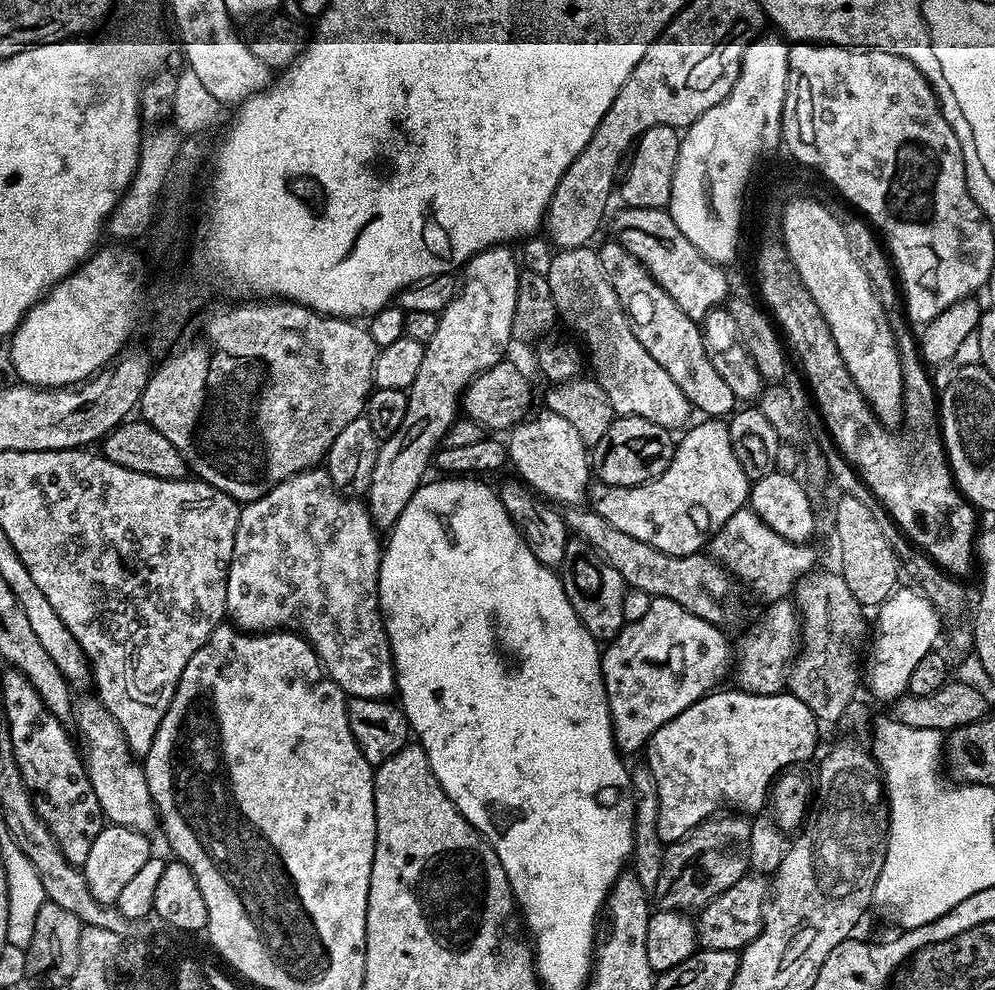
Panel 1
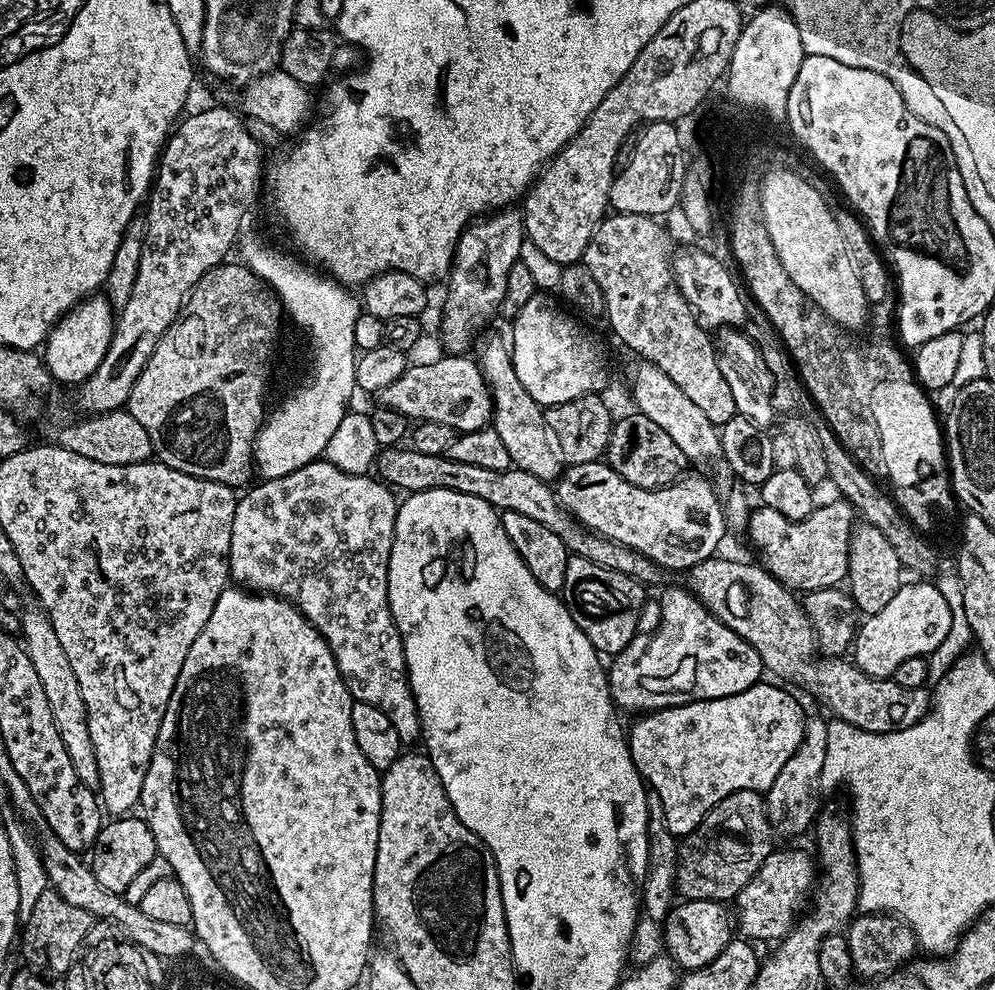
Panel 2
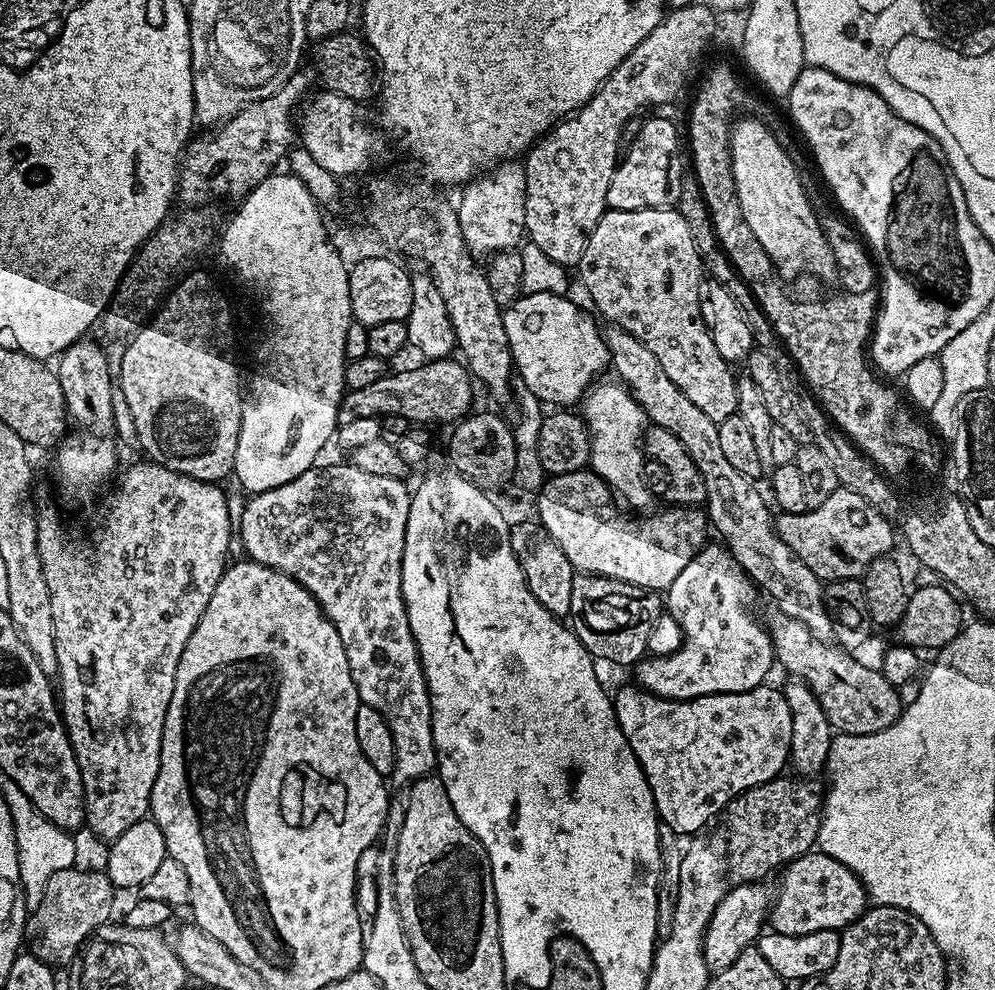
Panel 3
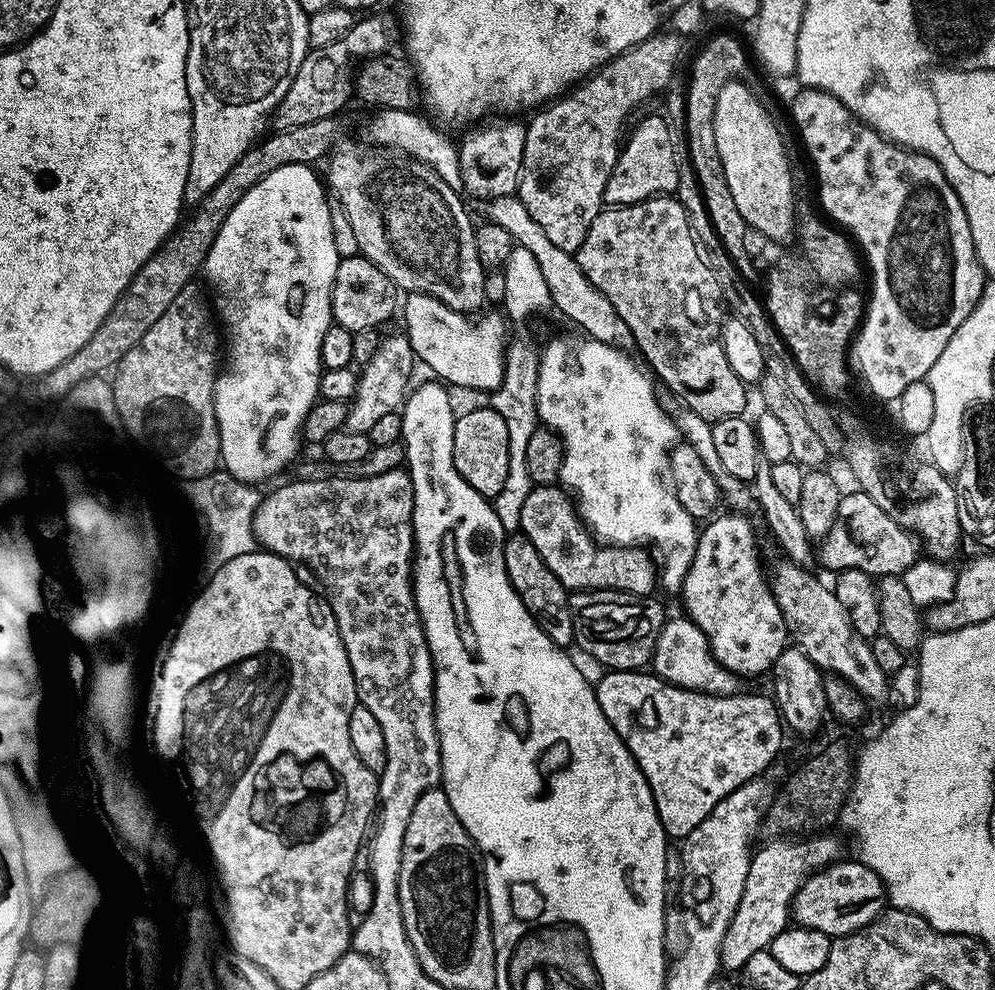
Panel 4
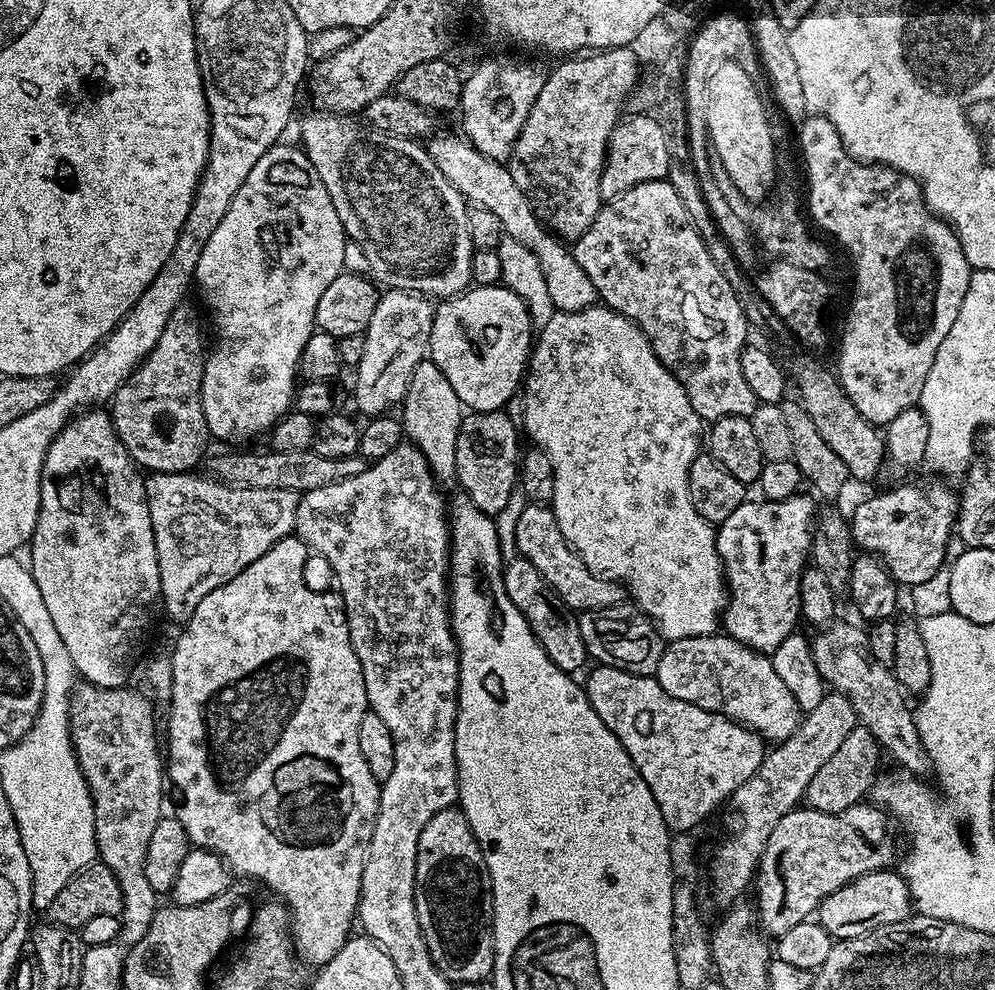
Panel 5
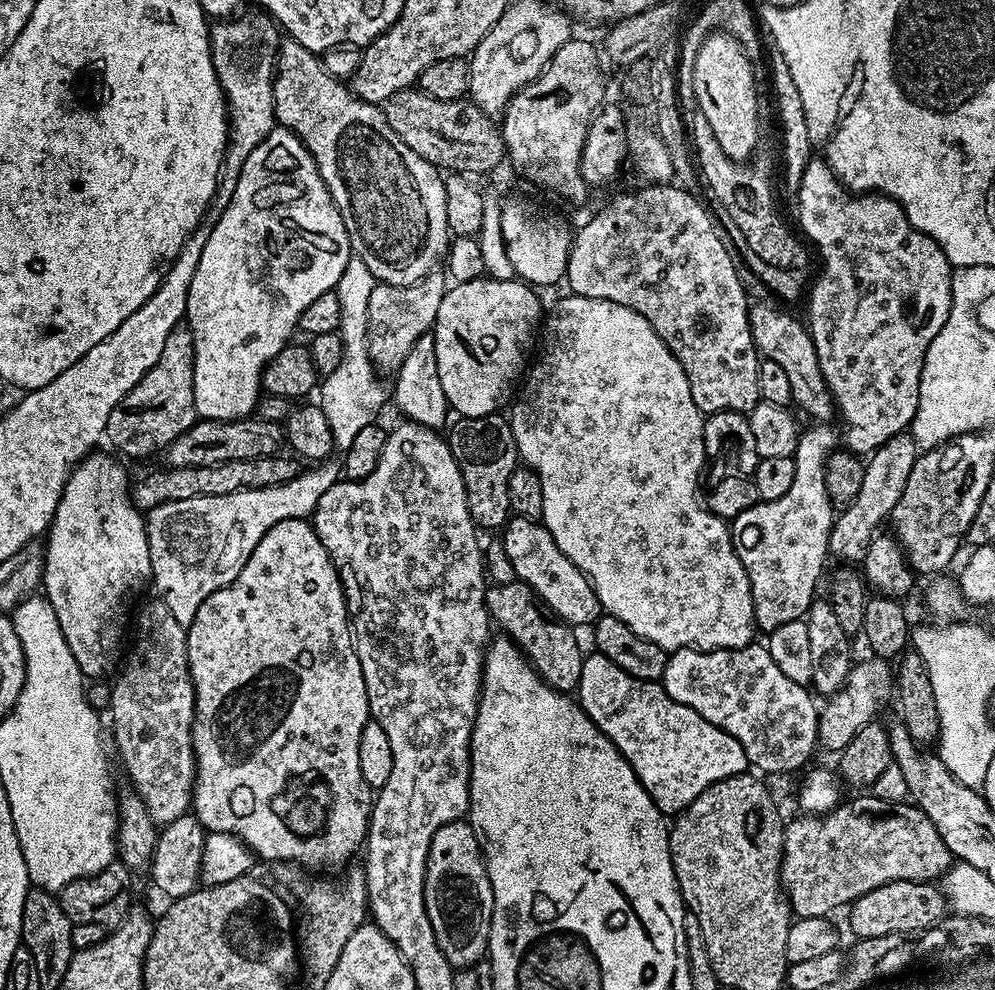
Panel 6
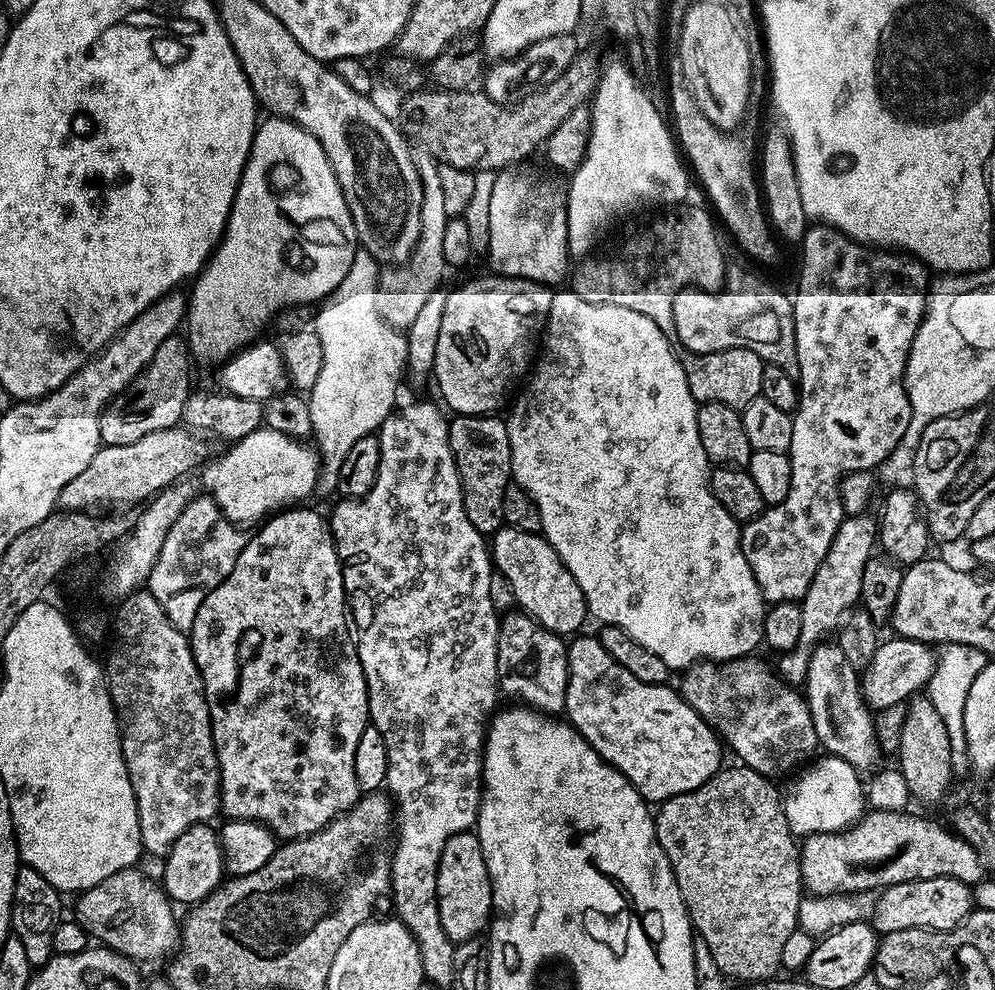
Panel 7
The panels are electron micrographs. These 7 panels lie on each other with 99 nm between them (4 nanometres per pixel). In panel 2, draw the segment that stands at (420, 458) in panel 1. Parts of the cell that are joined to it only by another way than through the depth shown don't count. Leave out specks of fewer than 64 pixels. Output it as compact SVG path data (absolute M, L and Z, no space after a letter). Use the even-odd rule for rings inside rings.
M497 210L465 228L459 242L456 243L456 253L452 256L452 267L446 277L448 297L444 300L444 317L440 320L440 340L447 351L452 354L464 354L469 351L472 343L475 345L476 332L480 332L492 320L492 315L500 312L500 304L506 294L506 278L515 264L520 263L519 251L526 239L524 217L516 210Z

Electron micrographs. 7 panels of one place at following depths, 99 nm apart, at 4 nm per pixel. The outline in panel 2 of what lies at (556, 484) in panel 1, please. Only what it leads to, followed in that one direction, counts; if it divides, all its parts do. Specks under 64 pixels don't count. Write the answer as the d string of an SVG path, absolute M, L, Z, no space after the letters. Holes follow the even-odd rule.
M492 336L484 345L481 343L478 363L484 381L492 392L492 411L494 427L498 438L502 438L506 450L510 453L513 465L534 474L539 480L555 481L562 471L562 457L544 422L544 408L526 392L519 382L512 365L512 353L509 345L500 336Z

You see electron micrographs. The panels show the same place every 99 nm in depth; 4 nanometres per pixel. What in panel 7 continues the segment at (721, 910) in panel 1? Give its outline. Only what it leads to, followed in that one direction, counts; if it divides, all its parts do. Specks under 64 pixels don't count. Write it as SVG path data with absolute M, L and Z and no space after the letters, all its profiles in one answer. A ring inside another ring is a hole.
M926 878L891 884L875 897L870 923L877 933L887 934L911 928L929 928L945 932L957 928L974 910L974 892L954 878Z

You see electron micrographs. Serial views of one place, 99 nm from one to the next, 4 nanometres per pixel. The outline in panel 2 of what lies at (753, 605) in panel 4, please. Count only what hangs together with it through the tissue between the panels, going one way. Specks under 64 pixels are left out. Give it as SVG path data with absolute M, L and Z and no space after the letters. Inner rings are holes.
M687 587L668 588L664 593L659 593L658 599L662 606L662 616L651 636L636 635L622 651L611 657L612 668L610 664L607 669L608 685L617 709L624 711L625 708L635 714L647 714L695 700L713 700L742 694L750 686L761 683L763 676L760 675L765 675L766 669L758 658L758 650L734 634L730 626L714 618L714 614L710 614L710 610L706 610L706 606L702 606L702 602Z

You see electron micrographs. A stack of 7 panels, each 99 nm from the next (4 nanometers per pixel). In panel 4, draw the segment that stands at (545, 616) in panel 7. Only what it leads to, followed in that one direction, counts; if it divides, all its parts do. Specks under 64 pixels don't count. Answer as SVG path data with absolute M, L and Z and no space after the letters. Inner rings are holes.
M550 484L532 487L522 507L519 531L538 550L538 554L542 554L546 566L554 570L554 576L566 589L629 592L635 596L652 596L657 591L657 561L643 547L598 546L580 519L573 497L563 487Z

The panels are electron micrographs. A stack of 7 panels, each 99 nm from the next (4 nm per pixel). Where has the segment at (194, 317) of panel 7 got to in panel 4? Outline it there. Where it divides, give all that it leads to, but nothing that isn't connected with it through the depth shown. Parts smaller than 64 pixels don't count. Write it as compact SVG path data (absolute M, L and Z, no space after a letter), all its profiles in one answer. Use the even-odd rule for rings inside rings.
M306 164L278 166L278 170L270 170L270 174L266 174L256 185L251 186L245 196L241 198L241 201L230 210L229 216L222 222L222 226L218 230L202 265L203 274L208 275L210 283L216 284L216 292L220 295L217 300L214 300L215 315L218 317L222 328L222 323L224 323L224 328L228 331L228 340L226 336L226 355L222 360L222 371L217 375L216 385L214 386L214 404L220 430L222 468L223 471L227 472L234 479L253 486L260 486L263 480L268 480L271 476L278 475L295 458L296 451L299 450L300 444L302 445L302 429L306 418L313 406L321 399L320 378L322 365L320 362L320 351L322 350L322 342L326 338L328 329L334 323L332 319L332 287L334 286L334 278L342 257L340 257L338 250L334 246L334 230L332 229L334 219L334 213L332 213L333 205L330 203L329 193L326 191L321 177L320 180L316 177L316 170L315 167Z

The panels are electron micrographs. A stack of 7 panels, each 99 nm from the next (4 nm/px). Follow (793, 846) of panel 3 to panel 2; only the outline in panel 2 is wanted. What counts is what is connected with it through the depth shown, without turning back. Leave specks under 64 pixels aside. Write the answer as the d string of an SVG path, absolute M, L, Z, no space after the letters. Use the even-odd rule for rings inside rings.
M743 788L737 792L726 794L722 802L718 802L704 815L700 827L689 836L683 837L677 847L675 891L681 892L684 900L719 900L735 901L736 896L754 878L754 874L762 866L762 862L774 850L774 833L768 822L766 800L761 793Z

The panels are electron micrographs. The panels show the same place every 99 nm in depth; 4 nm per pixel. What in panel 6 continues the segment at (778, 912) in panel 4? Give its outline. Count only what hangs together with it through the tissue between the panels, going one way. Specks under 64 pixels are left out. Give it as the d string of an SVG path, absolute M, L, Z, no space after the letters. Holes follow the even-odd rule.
M856 794L853 800L845 799L836 805L830 812L820 814L800 814L797 820L788 820L784 830L784 853L782 854L782 862L780 863L780 883L782 885L783 895L786 897L791 911L797 917L802 916L822 916L831 917L835 908L843 909L845 906L851 905L853 900L858 899L862 894L866 894L870 890L874 890L878 886L882 886L886 882L894 882L895 880L923 880L925 882L936 882L943 877L953 863L953 856L946 846L946 842L942 842L942 838L938 834L938 830L934 826L934 822L930 822L930 818L926 818L926 814L922 814L922 810L911 802L899 804L896 800L883 800L880 796L860 796L864 794Z

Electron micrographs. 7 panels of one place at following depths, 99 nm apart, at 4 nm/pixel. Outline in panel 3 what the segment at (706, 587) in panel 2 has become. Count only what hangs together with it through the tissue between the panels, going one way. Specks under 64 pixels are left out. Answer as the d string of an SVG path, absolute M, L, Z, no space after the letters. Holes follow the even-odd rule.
M783 614L770 624L772 649L776 652L775 663L789 673L789 677L801 680L818 698L818 706L826 710L826 718L837 733L845 736L865 736L893 724L904 711L905 701L900 701L901 689L886 682L879 667L867 668L851 651L829 646L814 638L810 630L794 618Z

